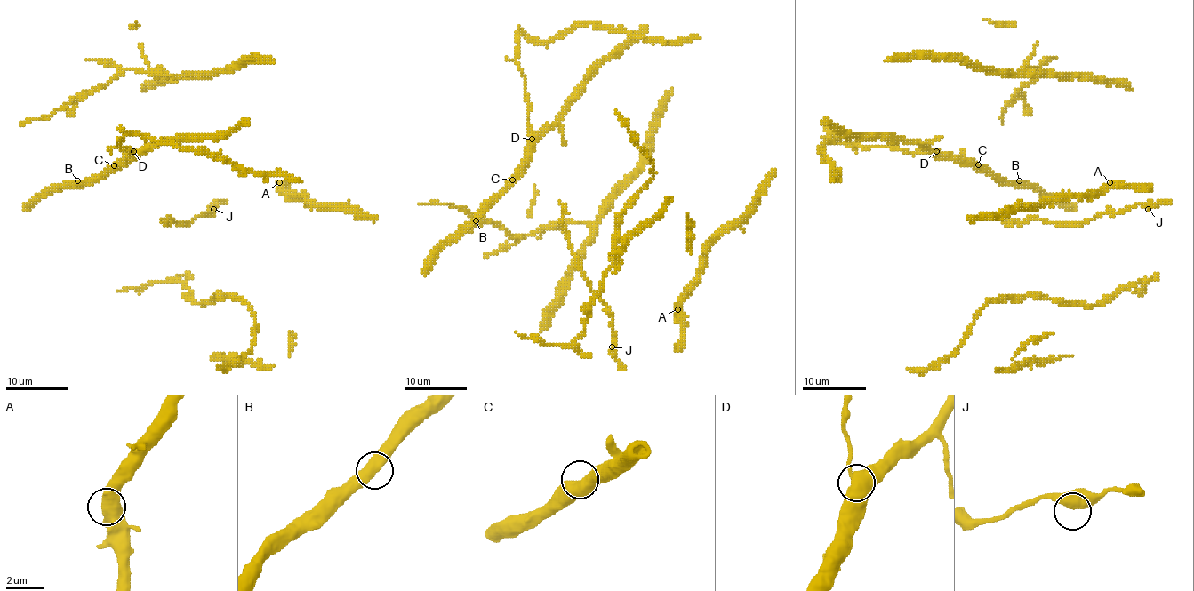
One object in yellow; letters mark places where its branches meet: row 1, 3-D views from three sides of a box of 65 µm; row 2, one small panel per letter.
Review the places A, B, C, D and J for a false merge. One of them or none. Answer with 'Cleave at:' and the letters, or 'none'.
Cleave at: D

